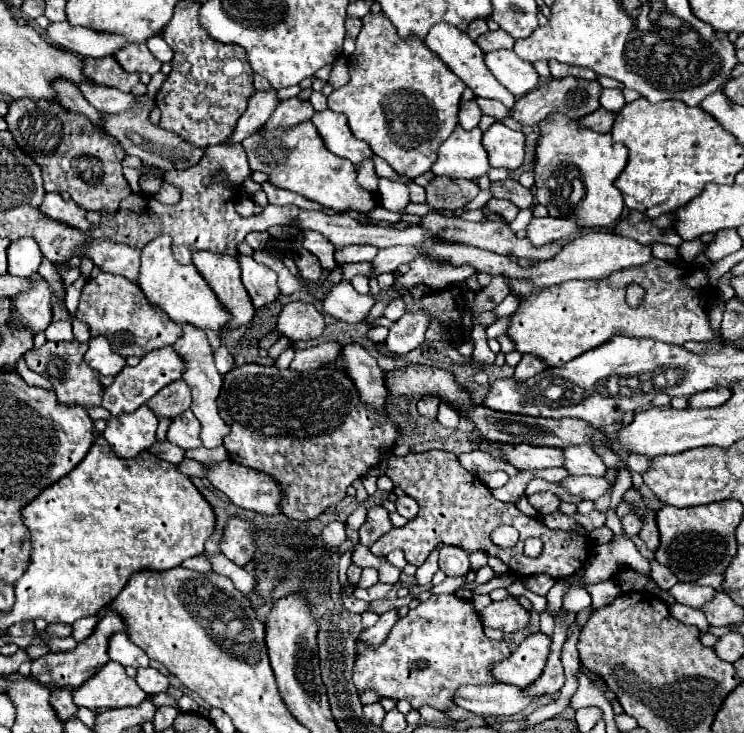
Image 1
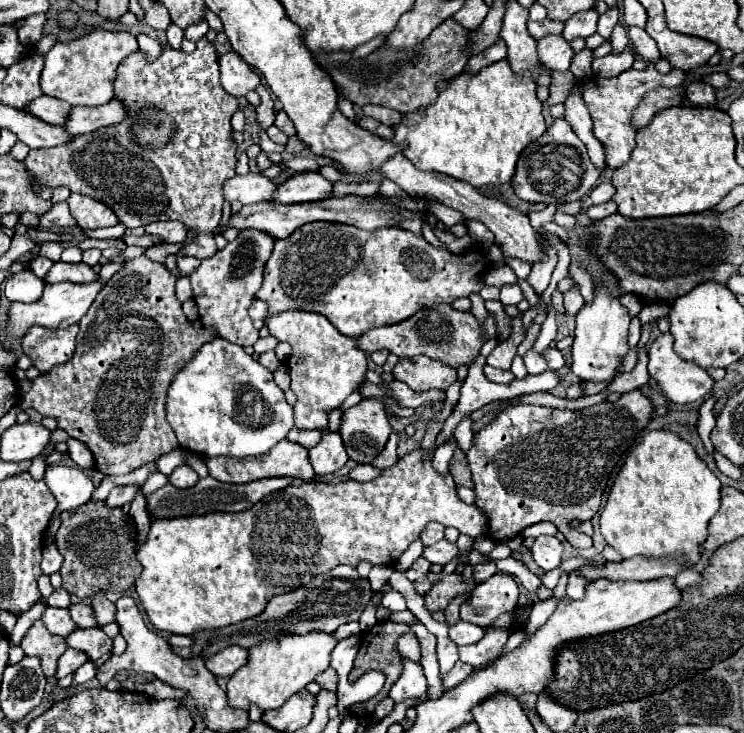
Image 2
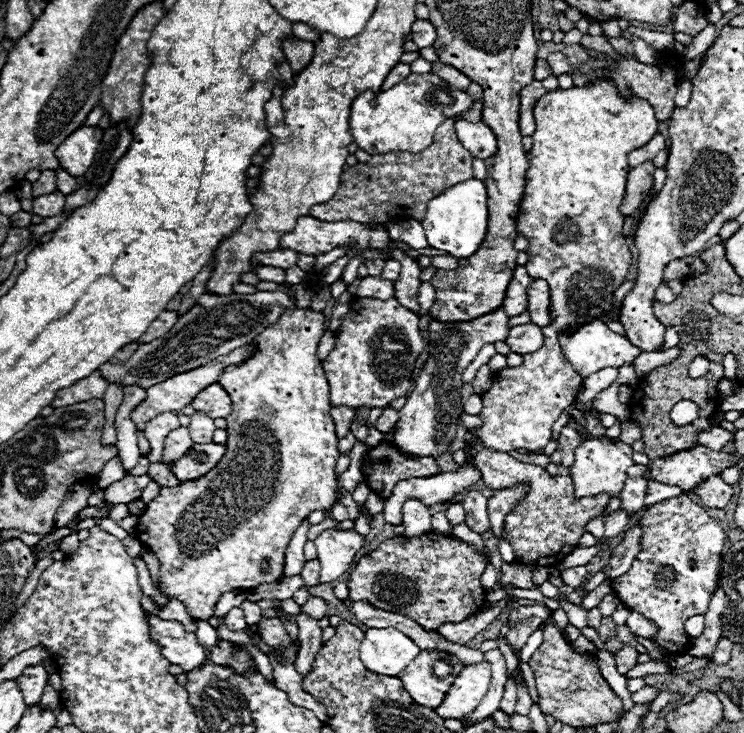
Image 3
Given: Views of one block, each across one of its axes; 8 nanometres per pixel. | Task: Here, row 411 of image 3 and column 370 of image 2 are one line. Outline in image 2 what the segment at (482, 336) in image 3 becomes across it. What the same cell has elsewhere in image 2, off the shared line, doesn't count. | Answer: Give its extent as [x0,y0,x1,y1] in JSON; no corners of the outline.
[340,398,390,464]

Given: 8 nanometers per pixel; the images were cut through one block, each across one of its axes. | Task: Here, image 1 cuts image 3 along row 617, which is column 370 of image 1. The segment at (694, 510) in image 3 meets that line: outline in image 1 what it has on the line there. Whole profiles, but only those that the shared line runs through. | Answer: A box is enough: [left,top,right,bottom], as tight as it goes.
[354,596,510,710]

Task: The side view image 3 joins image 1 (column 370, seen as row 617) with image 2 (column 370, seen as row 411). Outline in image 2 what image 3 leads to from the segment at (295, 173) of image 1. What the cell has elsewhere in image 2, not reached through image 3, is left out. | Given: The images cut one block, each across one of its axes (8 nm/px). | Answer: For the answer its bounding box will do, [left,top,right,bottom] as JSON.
[256,222,488,338]

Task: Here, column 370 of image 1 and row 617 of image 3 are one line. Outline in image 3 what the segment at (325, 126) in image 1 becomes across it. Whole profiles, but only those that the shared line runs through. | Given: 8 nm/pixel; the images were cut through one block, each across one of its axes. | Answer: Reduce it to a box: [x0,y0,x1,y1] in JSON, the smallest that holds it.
[150,614,206,672]

